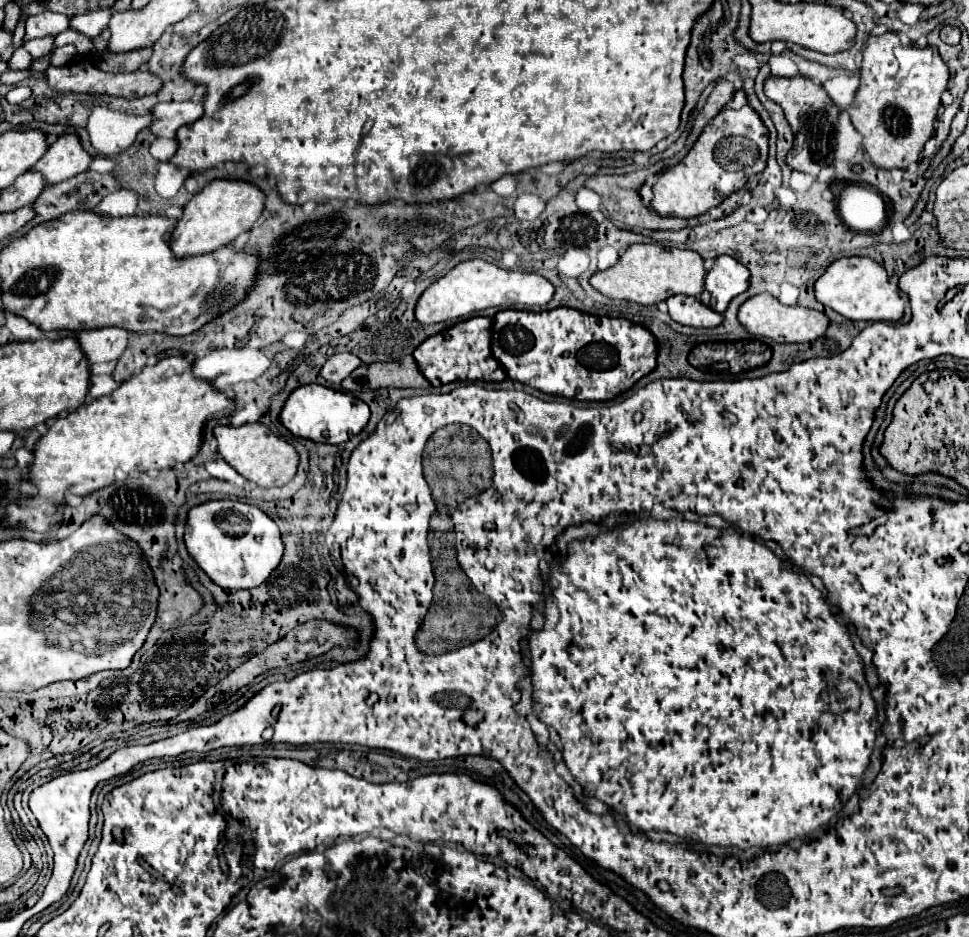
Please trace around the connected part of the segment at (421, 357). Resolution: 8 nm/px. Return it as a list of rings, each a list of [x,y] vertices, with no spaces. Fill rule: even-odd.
[[[472,317],[462,321],[444,333],[426,339],[414,353],[418,369],[432,383],[440,387],[452,381],[504,381],[506,373],[502,365],[492,357],[492,317]]]

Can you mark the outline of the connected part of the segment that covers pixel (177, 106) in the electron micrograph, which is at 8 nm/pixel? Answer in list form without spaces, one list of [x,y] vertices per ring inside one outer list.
[[[158,103],[152,109],[154,121],[150,125],[152,133],[156,137],[166,137],[166,139],[174,139],[176,131],[180,127],[184,127],[186,123],[194,123],[196,119],[200,119],[204,115],[204,105],[202,103]]]

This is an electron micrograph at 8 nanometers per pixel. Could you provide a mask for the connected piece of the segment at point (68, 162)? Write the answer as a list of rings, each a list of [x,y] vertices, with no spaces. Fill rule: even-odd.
[[[68,133],[68,135],[60,135],[48,149],[48,153],[32,167],[32,171],[40,171],[46,179],[48,179],[48,185],[56,185],[60,181],[66,181],[74,175],[80,175],[84,171],[88,171],[90,163],[94,161],[94,157],[82,147],[82,139],[76,135],[76,133]]]

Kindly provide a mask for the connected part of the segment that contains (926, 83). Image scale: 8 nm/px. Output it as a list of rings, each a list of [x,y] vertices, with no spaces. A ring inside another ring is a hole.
[[[896,33],[868,37],[868,47],[862,51],[860,87],[854,103],[848,107],[852,125],[864,137],[864,151],[880,169],[908,169],[908,165],[920,161],[924,143],[934,135],[934,121],[942,105],[940,97],[948,89],[950,79],[950,71],[938,51],[924,71],[910,71],[900,79],[900,65],[892,53],[898,45],[902,43]]]

